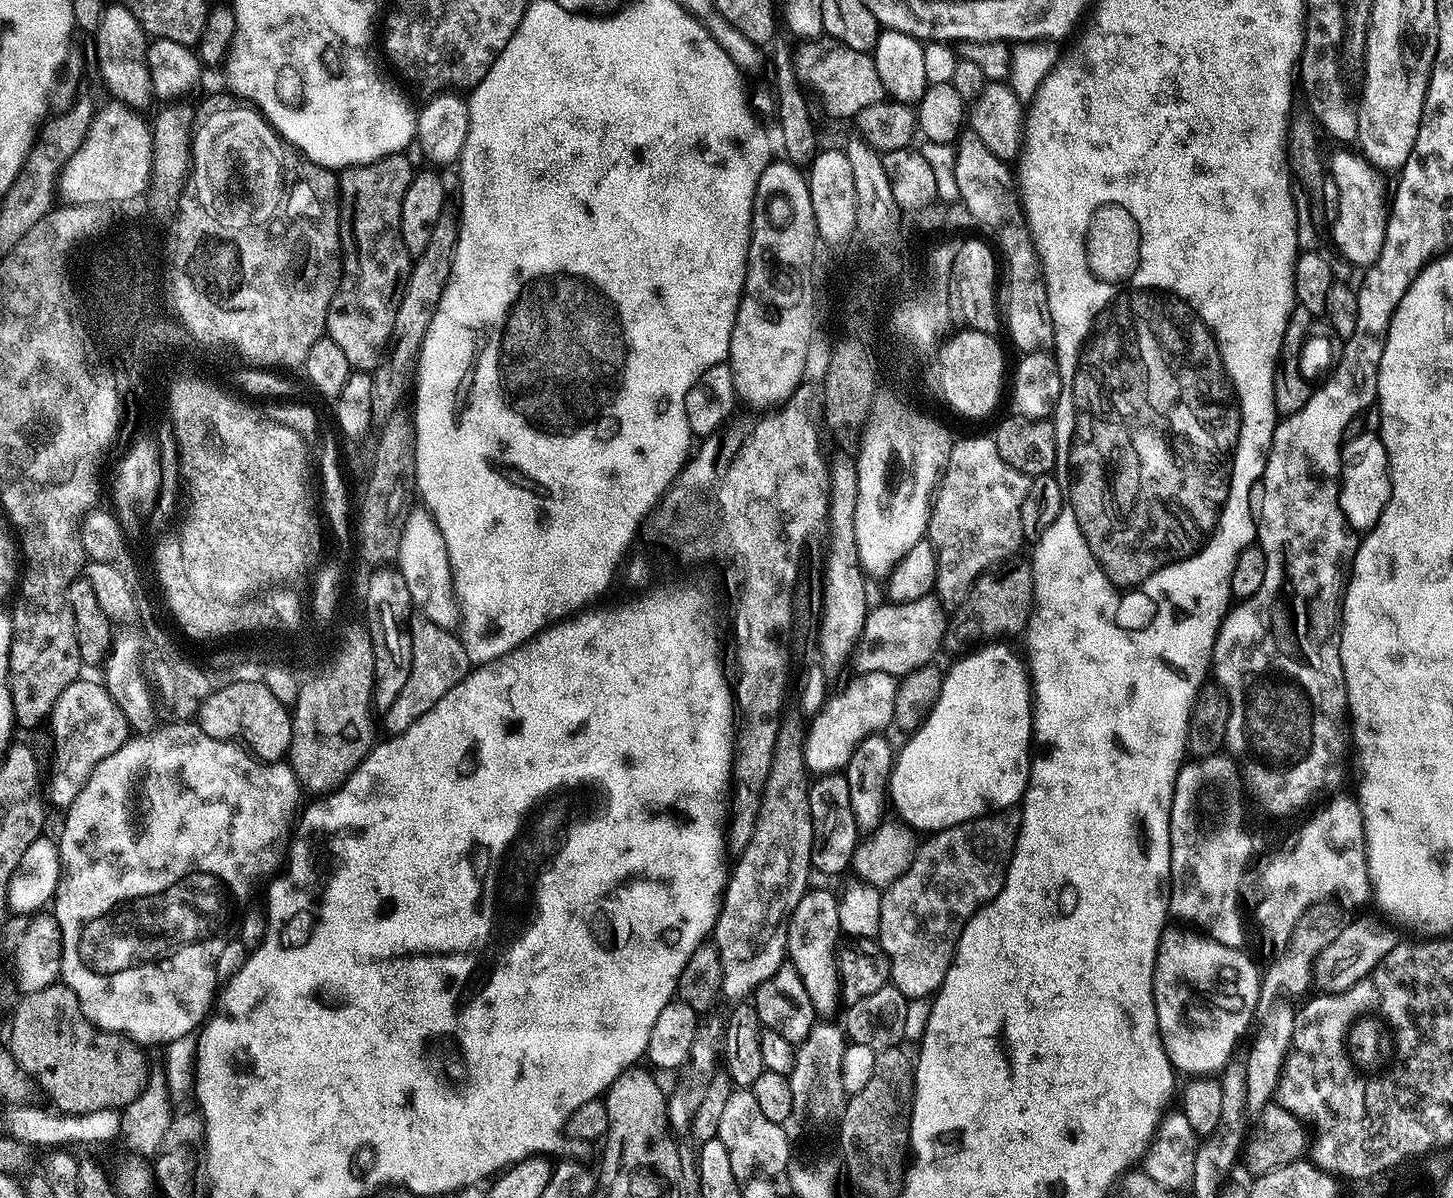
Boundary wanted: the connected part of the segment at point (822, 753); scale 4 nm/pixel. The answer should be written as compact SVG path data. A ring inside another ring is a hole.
M875 672L860 674L841 692L833 691L816 716L811 717L804 737L804 765L812 774L836 774L847 768L850 754L862 738L881 733L894 721L894 694L897 677Z

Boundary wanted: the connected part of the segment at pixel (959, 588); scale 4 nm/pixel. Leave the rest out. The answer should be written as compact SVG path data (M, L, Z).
M991 435L972 436L969 440L957 439L955 443L953 443L948 465L945 466L943 472L940 473L940 482L936 485L932 497L932 512L928 515L928 531L926 533L926 538L932 543L932 549L936 553L936 584L934 587L934 596L945 609L955 610L961 608L966 602L966 598L970 594L974 582L983 572L995 569L1001 562L1015 557L1017 553L1019 553L1016 551L1019 550L1020 544L1023 545L1025 543L1024 531L1022 530L1022 502L1026 502L1028 481L1029 477L1022 475L1018 470L1014 470L1014 466L1007 464L1002 458L1002 454L998 454L998 446Z

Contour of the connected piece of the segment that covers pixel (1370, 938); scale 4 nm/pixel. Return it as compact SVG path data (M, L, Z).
M1360 916L1341 927L1338 938L1322 950L1322 954L1316 959L1314 969L1314 984L1321 993L1337 992L1354 986L1359 980L1369 979L1375 973L1378 962L1394 950L1398 943L1398 935L1384 920L1376 916Z

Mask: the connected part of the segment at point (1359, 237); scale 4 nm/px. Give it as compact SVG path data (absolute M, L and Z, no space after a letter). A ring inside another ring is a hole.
M1336 152L1326 160L1327 175L1334 182L1334 186L1338 186L1335 220L1331 222L1330 229L1332 240L1336 243L1336 252L1352 265L1367 266L1378 258L1382 250L1388 212L1386 200L1380 197L1377 169L1361 155L1353 152Z

